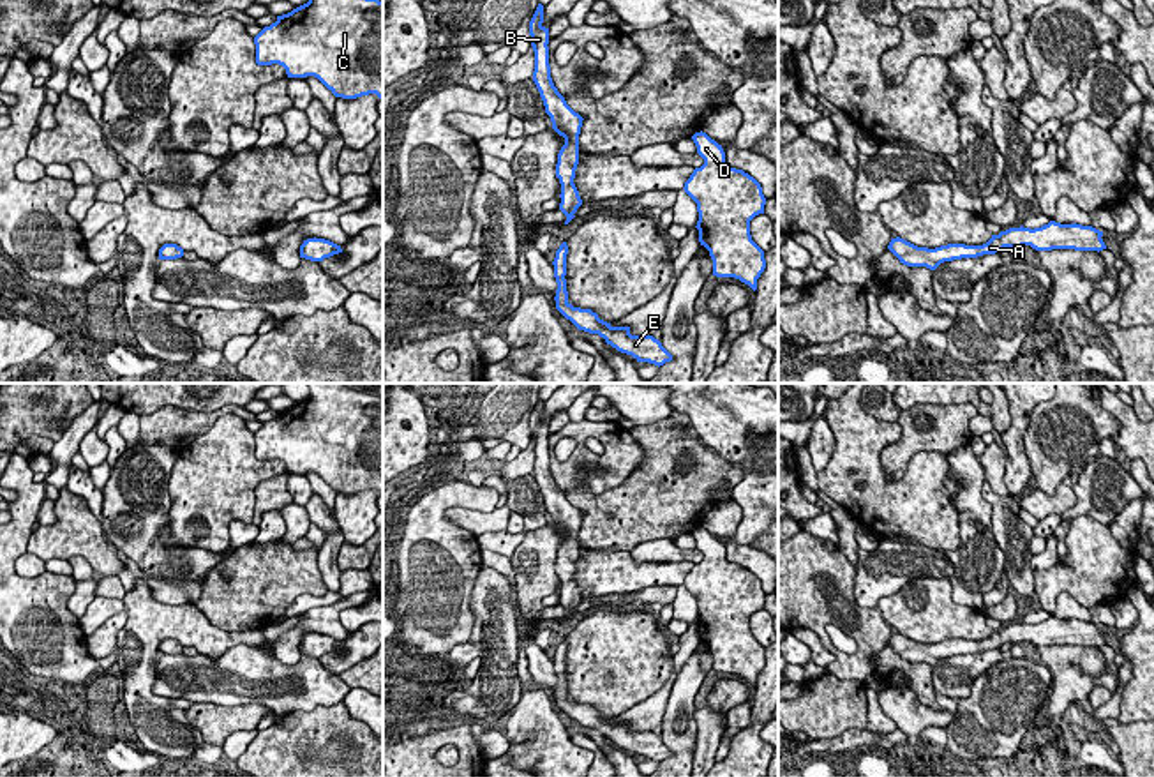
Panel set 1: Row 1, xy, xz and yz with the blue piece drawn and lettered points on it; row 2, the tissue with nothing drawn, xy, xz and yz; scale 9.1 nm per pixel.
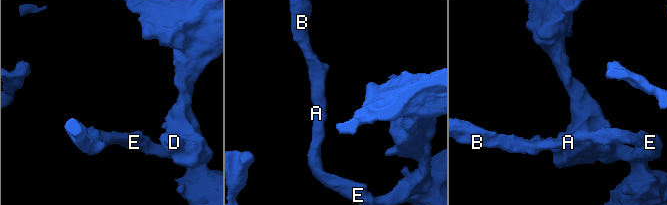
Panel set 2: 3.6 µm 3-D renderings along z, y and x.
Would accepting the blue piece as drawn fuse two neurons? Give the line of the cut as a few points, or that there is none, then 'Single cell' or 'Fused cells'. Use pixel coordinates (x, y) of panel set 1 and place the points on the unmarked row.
No split. Single cell

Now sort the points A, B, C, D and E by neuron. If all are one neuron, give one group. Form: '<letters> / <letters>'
A B C D E

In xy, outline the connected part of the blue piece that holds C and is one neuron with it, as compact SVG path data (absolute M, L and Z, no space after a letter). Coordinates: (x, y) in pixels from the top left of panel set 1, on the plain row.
M307 383L309 397L265 422L256 433L256 459L279 459L288 473L318 473L335 493L356 494L376 489L383 494L383 397L346 387L344 383Z

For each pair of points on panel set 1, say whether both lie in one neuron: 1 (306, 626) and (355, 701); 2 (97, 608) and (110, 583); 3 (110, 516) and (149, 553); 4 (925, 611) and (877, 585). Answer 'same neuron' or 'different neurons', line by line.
1: different neurons
2: different neurons
3: same neuron
4: different neurons

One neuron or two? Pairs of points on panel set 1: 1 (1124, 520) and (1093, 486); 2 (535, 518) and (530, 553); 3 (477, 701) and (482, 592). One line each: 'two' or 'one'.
1: one
2: two
3: one

